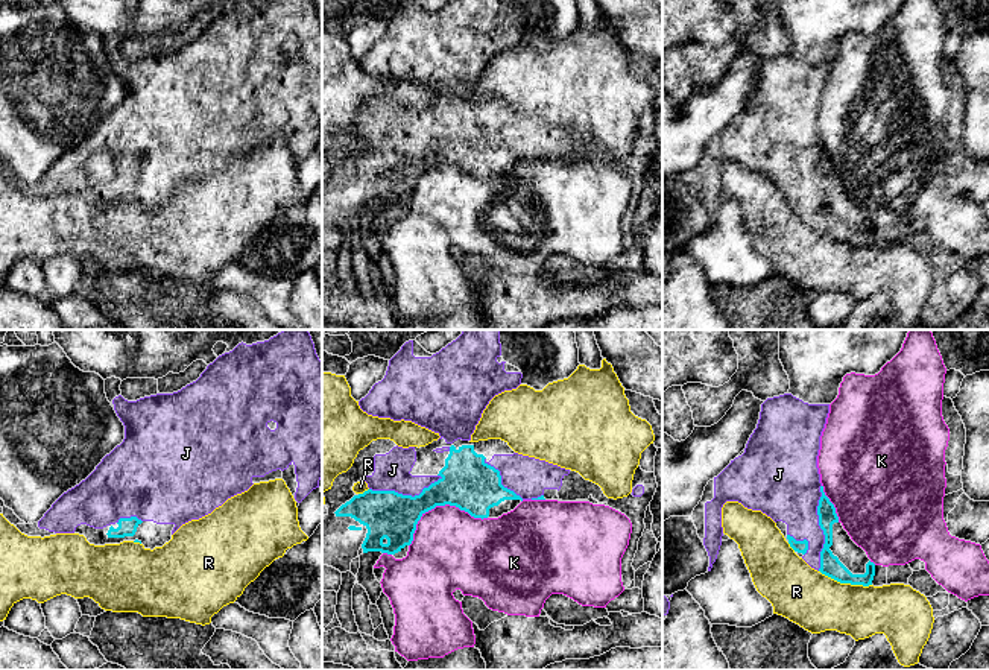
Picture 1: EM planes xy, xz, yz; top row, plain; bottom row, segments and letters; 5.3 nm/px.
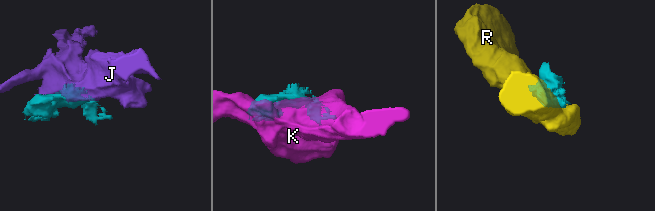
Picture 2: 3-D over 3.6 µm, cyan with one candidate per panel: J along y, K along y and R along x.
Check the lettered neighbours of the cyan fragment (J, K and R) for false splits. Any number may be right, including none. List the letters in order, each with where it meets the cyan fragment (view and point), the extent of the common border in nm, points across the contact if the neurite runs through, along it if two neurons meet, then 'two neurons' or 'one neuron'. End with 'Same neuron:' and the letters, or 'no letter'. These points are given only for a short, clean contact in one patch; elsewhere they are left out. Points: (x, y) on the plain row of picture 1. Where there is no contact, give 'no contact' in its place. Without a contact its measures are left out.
J: yz (821, 187) | 460 nm | one neuron
K: xz (439, 164) | 440 nm | two neurons
R: yz (845, 242) | 300 nm | two neurons
Same neuron: J

